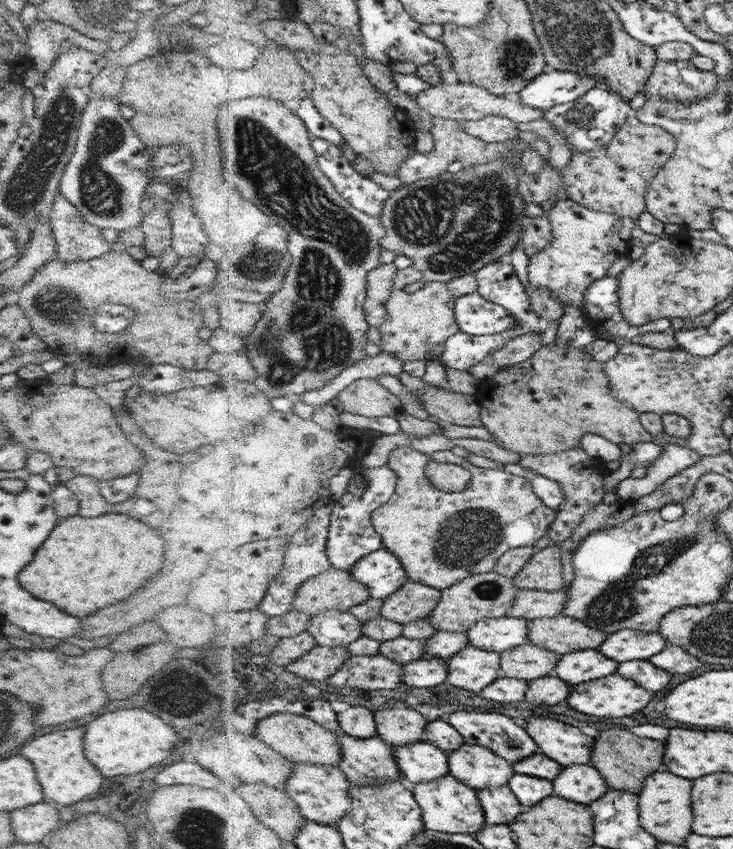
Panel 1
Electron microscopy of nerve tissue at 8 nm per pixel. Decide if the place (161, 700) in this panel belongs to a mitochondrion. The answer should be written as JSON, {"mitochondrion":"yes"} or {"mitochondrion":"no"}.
{"mitochondrion":"no"}

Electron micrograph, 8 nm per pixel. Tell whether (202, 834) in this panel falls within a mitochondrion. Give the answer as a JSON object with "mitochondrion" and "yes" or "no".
{"mitochondrion":"yes"}

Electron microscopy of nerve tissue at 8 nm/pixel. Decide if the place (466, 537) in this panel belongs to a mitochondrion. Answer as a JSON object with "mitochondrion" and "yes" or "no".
{"mitochondrion":"yes"}

